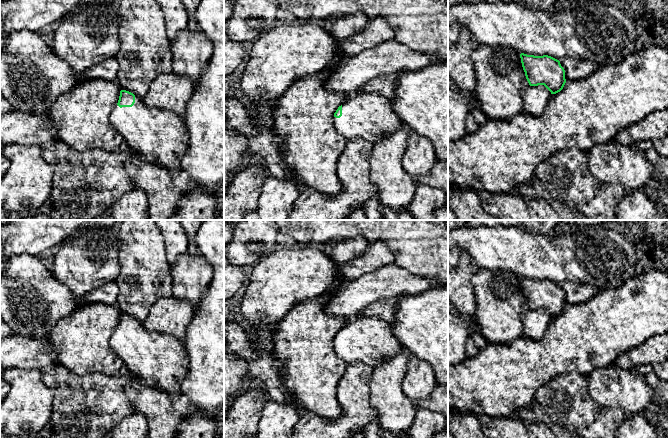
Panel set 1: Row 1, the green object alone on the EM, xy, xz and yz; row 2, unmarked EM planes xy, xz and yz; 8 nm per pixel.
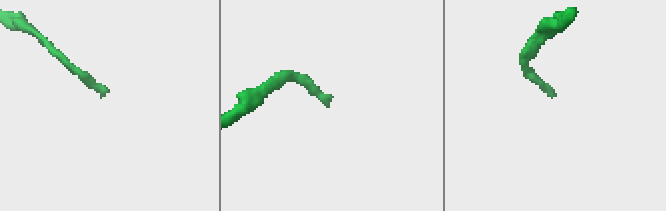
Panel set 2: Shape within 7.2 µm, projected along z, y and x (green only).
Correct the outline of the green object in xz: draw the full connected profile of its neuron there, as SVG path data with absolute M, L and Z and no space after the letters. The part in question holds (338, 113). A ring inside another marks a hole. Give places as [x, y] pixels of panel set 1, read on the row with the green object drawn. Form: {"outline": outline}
{"outline": "M376 93L350 96L334 113L333 124L338 134L347 140L364 139L375 143L400 128L402 121L392 110L392 101Z"}

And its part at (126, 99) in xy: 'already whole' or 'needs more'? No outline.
needs more

